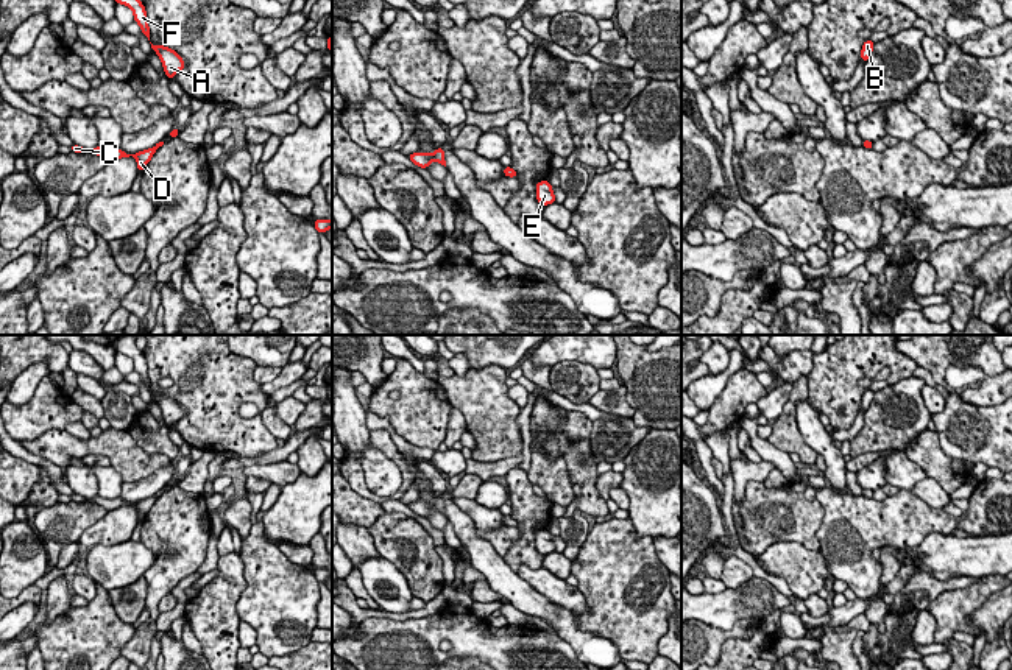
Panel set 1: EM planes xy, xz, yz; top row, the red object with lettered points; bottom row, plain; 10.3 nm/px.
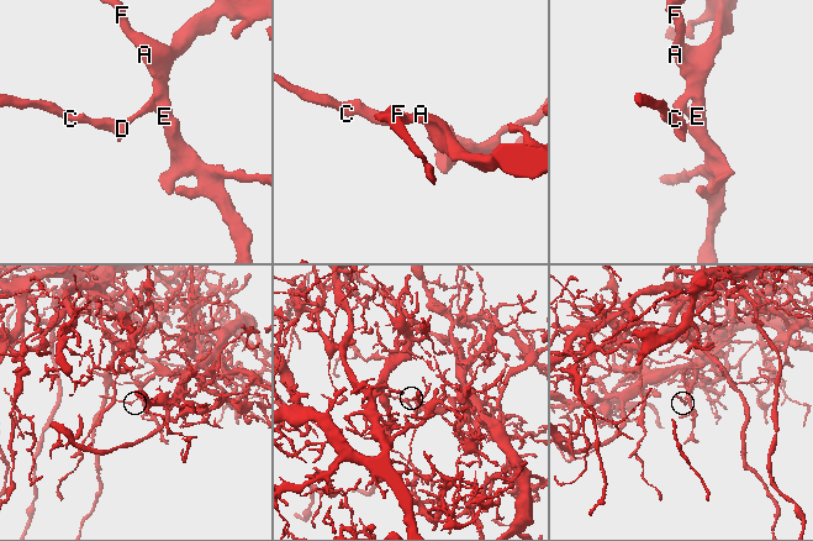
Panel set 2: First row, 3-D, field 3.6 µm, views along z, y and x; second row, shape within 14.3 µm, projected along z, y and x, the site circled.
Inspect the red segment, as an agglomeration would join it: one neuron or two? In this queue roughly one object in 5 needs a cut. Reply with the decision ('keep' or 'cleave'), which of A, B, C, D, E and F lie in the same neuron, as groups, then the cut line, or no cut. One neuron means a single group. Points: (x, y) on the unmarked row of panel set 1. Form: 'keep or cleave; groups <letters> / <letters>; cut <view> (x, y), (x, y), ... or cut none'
keep; groups A B C D E F; cut none

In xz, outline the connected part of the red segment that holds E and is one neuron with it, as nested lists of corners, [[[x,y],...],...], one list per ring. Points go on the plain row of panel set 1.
[[[549,530],[536,531],[536,550],[541,555],[555,552],[555,544],[552,541],[552,534],[549,533]]]

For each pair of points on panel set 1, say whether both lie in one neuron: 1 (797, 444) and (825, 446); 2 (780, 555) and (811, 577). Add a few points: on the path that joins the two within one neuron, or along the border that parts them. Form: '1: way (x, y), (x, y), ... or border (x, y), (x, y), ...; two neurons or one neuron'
1: border (794, 410), (802, 438), (819, 454); two neurons
2: way (788, 560), (803, 571); one neuron

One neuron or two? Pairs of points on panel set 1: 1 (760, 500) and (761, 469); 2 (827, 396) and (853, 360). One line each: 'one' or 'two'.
1: two
2: one

